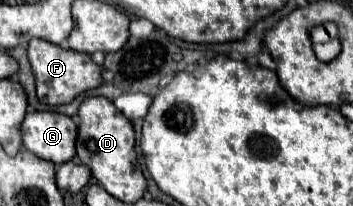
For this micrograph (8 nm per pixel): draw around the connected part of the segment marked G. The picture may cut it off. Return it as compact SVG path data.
M27 112L25 120L21 124L21 134L23 134L23 148L29 150L31 154L51 160L55 166L71 160L75 156L75 138L77 138L77 126L75 122L65 116L65 114L55 114L55 112Z

